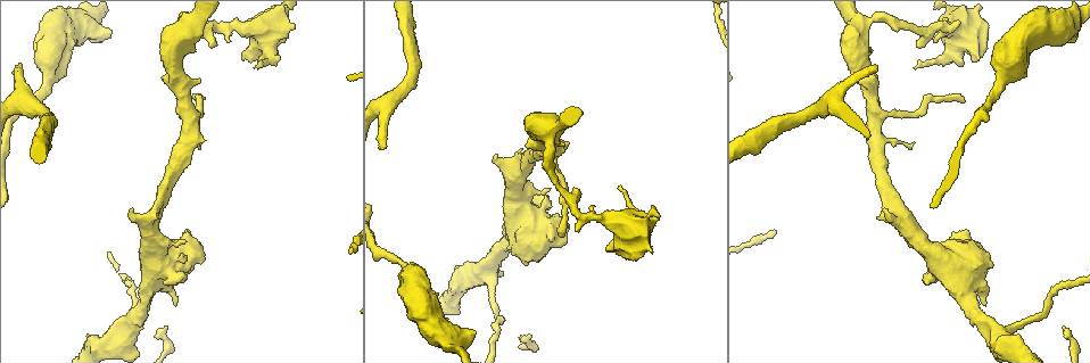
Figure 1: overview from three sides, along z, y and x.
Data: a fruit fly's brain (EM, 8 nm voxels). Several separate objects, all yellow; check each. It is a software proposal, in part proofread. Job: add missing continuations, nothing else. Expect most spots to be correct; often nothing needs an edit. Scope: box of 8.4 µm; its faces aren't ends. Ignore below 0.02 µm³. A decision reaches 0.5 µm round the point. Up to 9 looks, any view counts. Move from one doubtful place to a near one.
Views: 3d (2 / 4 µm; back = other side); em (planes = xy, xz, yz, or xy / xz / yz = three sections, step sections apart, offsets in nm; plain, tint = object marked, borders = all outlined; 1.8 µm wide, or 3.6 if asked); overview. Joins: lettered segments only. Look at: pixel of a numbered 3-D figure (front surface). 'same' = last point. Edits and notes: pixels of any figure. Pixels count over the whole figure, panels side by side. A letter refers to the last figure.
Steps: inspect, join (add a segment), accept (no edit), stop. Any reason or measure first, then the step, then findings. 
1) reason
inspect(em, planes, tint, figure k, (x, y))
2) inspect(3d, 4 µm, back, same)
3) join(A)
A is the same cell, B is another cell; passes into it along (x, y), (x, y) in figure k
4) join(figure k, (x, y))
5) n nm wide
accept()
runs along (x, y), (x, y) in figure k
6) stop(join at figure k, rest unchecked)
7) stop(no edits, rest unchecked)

free end
inspect(em, xy, step 8, borders, figure 1, (965, 101))

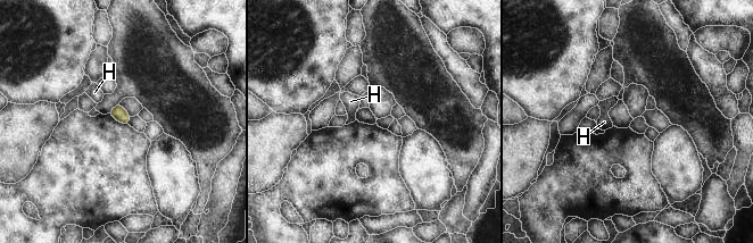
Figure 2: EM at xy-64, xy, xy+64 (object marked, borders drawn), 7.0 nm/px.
another direction
inspect(em, planes, borders, same)

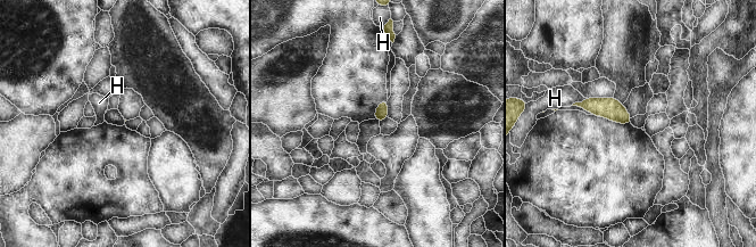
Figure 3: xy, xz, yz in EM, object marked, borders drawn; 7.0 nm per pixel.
accept()
H is another cell; none of them fits

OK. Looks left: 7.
free end
inspect(em, planes, tint, figure 1, (21, 66))

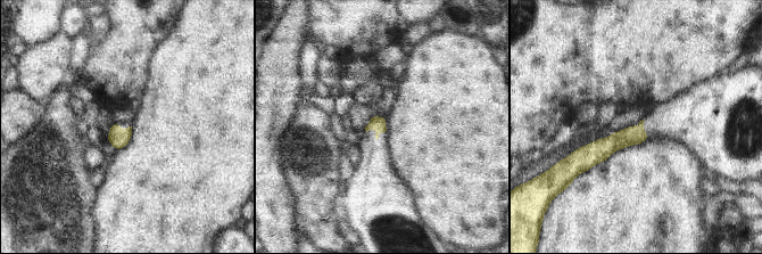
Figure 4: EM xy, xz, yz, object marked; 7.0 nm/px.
inspect(em, planes, borders, same)

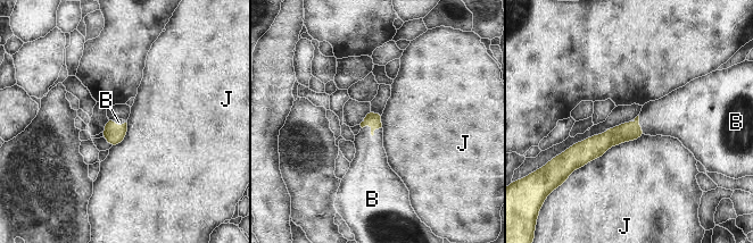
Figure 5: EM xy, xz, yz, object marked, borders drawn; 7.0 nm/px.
110 nm wide
join(B)
B is the same cell, J is another cell; passes into it along (370, 116), (371, 133), (370, 168) in figure 5; the cell continues

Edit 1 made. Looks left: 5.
inspect(overview)

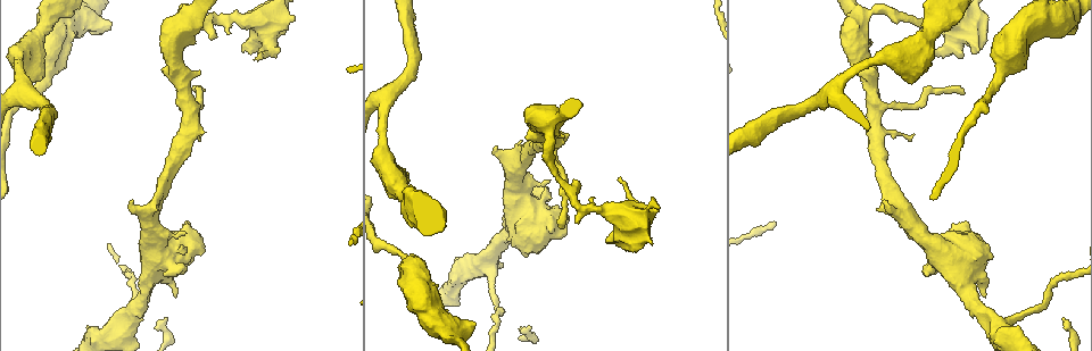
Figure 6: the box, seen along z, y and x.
branch point
inspect(em, xy, step 4, borders, figure 6, (874, 108))

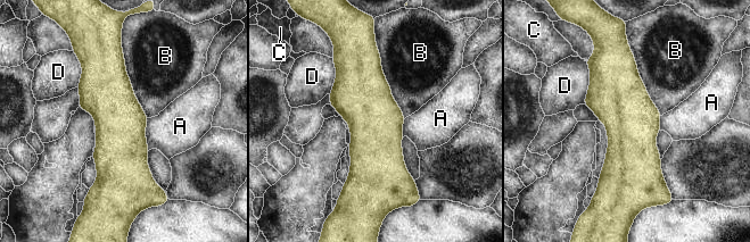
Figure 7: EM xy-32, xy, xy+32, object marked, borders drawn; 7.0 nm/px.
accept()
A, B, C and D are other cells; runs along (116, 52), (116, 111), (125, 189) in figure 7; none of them fits

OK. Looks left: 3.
inspect(3d, 2 µm, figure 6, (550, 179))

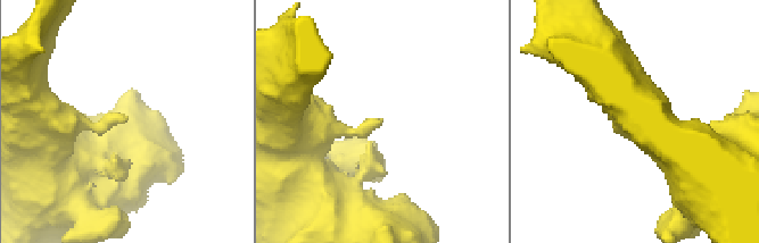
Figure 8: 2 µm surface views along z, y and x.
shape alone is not enough
inspect(em, planes, borders, figure 8, (126, 121))

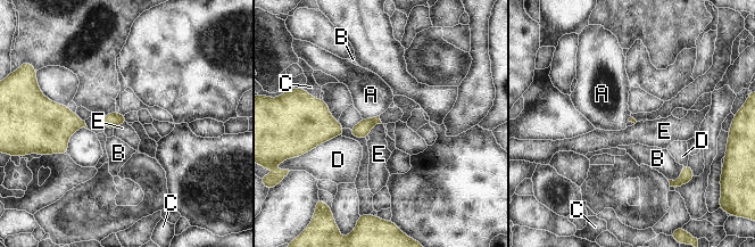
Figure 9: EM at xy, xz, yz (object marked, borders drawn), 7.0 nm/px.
accept()
A, B, C, D and E are other cells; border along (381, 122), (376, 123), (367, 134) in figure 9; none of them fits

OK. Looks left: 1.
stop(join at figure 5, rest unchecked)

